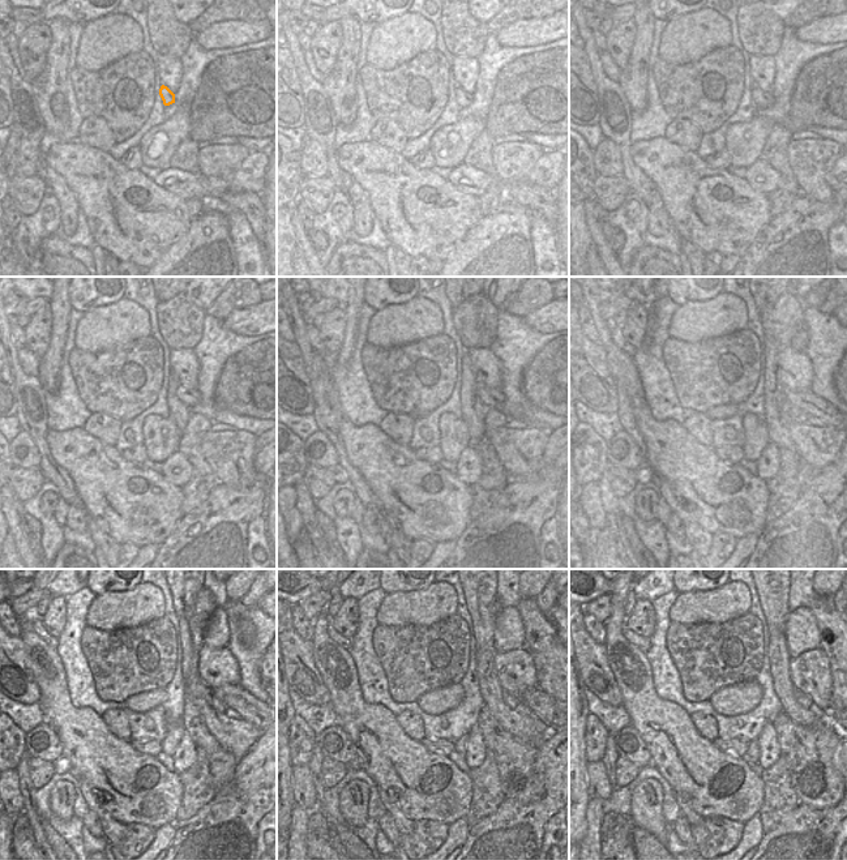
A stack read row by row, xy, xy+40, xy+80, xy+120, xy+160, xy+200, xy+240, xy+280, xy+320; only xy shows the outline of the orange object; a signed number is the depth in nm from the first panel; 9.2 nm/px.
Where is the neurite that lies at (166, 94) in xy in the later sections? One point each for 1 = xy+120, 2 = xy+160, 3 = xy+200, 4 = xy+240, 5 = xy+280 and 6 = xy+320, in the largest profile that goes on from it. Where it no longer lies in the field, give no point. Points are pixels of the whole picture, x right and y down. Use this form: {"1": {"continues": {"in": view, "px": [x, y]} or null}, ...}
{"1": {"continues": {"in": "xy+120", "px": [189, 396]}}, "2": {"continues": {"in": "xy+160", "px": [518, 407]}}, "3": {"continues": {"in": "xy+200", "px": [812, 403]}}, "4": {"continues": {"in": "xy+240", "px": [248, 707]}}, "5": {"continues": {"in": "xy+280", "px": [540, 705]}}, "6": {"continues": {"in": "xy+320", "px": [834, 710]}}}

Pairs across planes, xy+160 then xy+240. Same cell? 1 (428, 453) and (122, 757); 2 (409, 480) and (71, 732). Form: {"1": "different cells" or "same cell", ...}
{"1": "different cells", "2": "same cell"}

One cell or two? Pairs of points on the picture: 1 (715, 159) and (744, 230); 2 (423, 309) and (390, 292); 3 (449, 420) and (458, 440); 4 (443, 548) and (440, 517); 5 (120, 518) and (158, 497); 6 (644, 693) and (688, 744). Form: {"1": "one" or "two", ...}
{"1": "two", "2": "two", "3": "one", "4": "two", "5": "one", "6": "one"}

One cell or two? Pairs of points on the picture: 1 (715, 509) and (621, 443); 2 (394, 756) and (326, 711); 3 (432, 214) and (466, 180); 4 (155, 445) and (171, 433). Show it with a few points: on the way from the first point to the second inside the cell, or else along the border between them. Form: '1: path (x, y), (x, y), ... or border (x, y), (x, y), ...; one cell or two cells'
1: border (625, 431), (637, 444), (645, 463); two cells
2: border (329, 702), (337, 722); two cells
3: border (446, 179), (460, 191), (470, 193), (477, 199); two cells
4: path (159, 441), (167, 435); one cell

